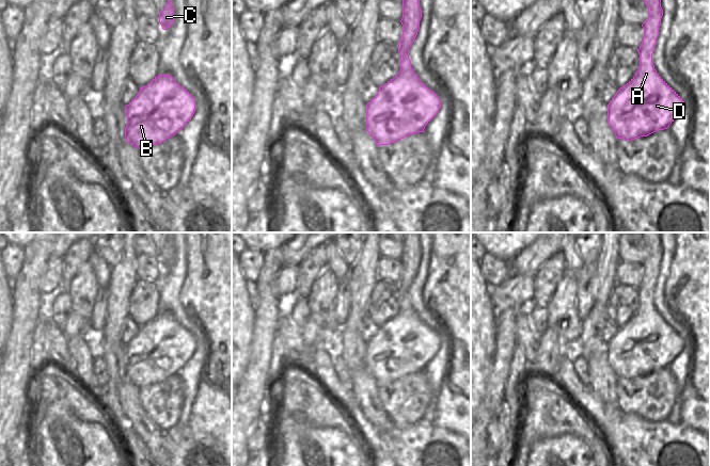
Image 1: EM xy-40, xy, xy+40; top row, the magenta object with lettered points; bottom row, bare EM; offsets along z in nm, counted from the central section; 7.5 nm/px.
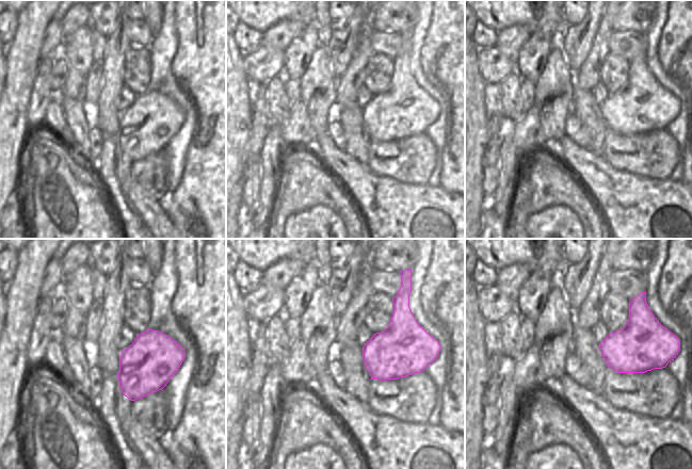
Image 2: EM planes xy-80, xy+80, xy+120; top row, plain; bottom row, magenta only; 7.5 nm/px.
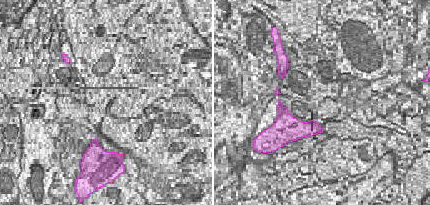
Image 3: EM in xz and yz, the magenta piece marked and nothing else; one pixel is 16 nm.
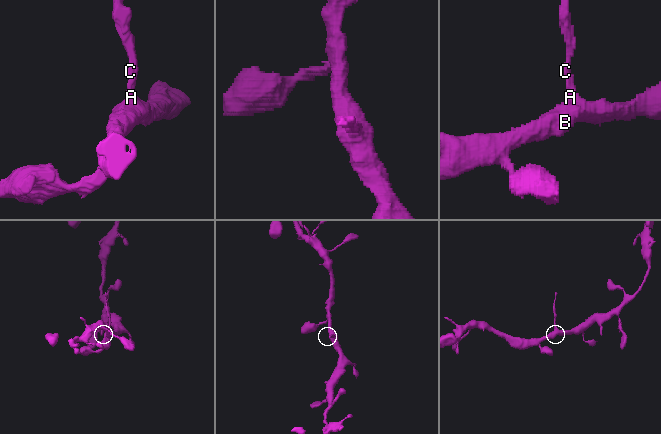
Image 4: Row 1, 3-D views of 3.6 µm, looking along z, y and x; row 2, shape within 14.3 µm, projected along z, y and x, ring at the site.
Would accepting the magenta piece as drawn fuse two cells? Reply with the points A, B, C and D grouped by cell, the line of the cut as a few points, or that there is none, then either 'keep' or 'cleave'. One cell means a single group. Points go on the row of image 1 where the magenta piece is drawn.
groups A B D / C; cut xy+40 (640, 48), (647, 54), (652, 52); cleave

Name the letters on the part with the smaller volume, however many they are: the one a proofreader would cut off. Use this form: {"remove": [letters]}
{"remove": ["C"]}

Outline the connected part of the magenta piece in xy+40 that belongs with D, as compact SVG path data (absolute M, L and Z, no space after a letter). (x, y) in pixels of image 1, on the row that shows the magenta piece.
M637 49L640 67L635 76L622 87L608 105L608 123L617 139L632 141L664 130L680 115L684 108L682 98L659 76L652 63L652 53L647 55Z

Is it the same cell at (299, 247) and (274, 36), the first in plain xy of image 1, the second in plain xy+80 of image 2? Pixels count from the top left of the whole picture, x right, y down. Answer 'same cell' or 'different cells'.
same cell

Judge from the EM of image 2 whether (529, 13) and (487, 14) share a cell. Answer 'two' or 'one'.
one

